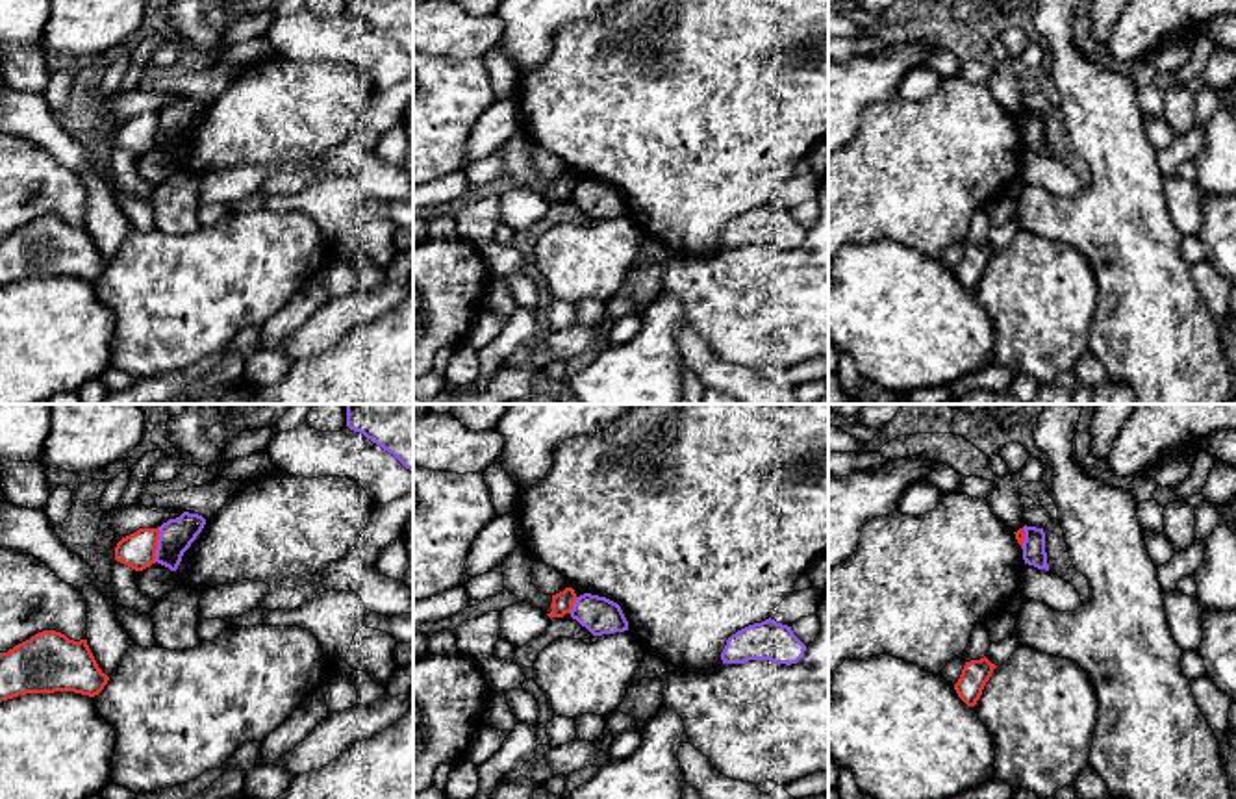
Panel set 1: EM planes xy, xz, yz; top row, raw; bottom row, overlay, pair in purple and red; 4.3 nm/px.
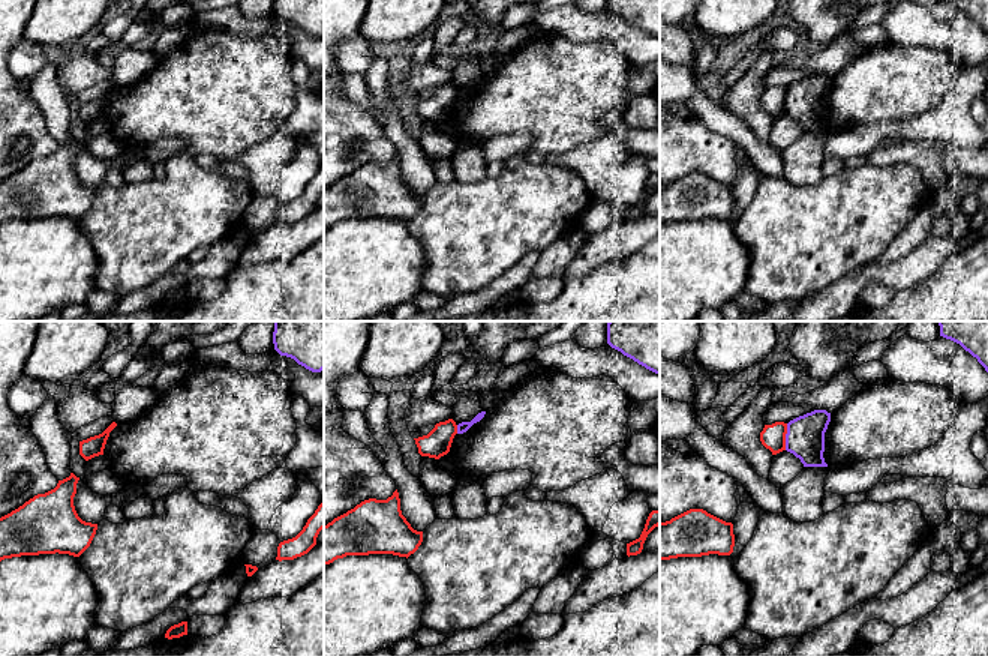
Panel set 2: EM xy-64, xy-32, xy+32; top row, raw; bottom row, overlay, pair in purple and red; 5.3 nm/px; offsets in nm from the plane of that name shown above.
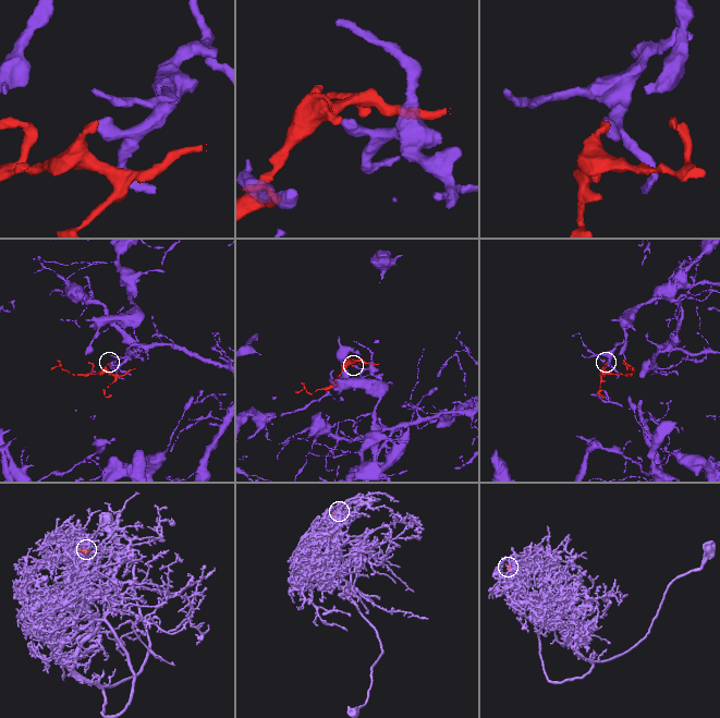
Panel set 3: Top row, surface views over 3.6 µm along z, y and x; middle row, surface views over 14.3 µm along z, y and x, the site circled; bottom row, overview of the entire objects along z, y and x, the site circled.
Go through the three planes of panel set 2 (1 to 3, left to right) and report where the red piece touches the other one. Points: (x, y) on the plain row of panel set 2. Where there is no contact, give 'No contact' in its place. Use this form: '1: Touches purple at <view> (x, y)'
1: No contact
2: Touches purple at xy-32 (458, 93)
3: Touches purple at xy+32 (786, 101)

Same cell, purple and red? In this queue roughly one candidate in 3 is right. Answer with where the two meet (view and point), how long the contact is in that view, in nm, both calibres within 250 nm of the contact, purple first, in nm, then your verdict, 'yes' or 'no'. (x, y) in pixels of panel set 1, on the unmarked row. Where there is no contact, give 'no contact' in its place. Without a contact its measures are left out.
contact xy (158, 128); length 150 nm; calibres 140 and 160 nm; no

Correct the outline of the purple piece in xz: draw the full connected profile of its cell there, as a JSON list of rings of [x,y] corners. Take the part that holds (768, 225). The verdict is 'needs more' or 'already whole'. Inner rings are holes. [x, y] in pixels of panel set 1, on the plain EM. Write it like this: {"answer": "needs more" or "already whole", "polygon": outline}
{"answer": "already whole", "polygon": [[[769,202],[732,219],[721,237],[721,245],[723,248],[769,245],[791,250],[804,241],[804,235],[806,230],[793,219],[791,211]]]}

